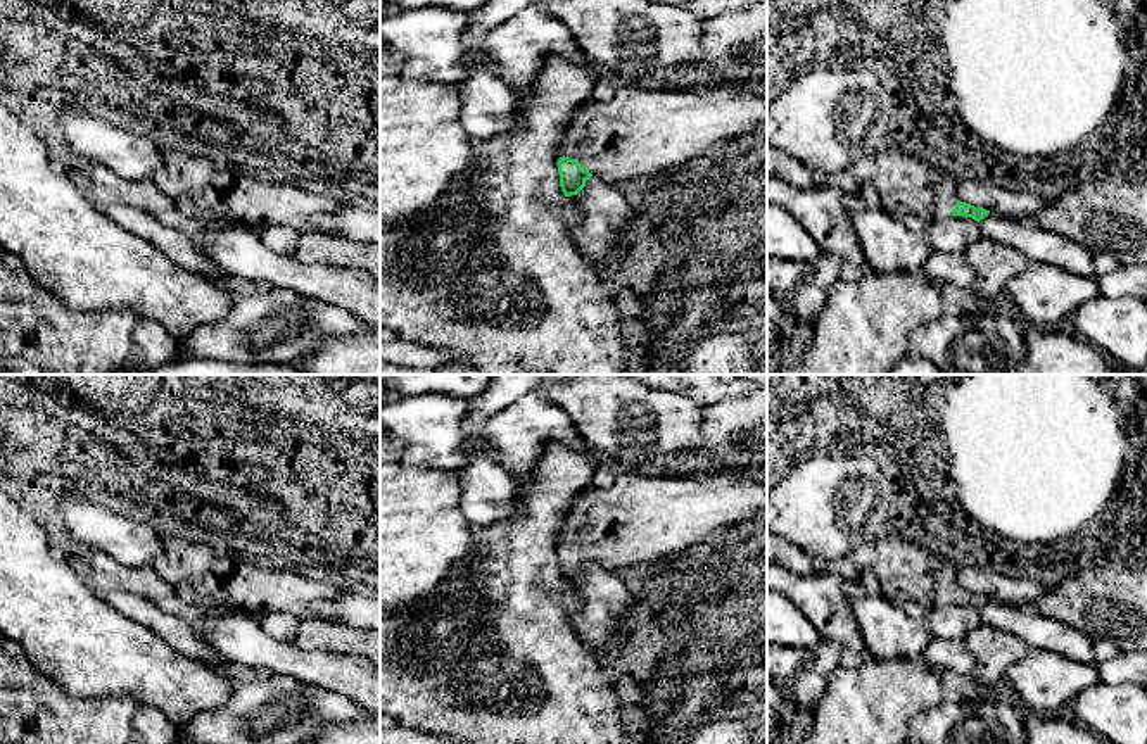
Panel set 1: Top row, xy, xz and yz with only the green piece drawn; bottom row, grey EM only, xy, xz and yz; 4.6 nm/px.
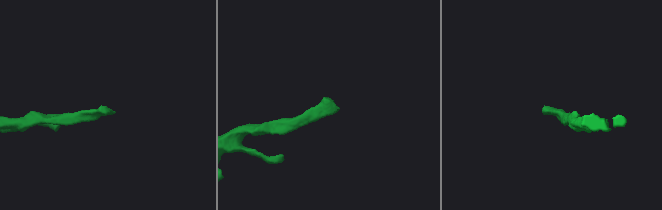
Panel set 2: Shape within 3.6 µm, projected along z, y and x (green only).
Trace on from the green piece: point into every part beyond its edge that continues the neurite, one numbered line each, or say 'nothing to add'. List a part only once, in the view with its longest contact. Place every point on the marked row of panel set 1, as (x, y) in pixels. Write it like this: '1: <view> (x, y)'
1: xz (638, 133)

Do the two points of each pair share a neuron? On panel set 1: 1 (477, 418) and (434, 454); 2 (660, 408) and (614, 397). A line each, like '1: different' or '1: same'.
1: different
2: same

